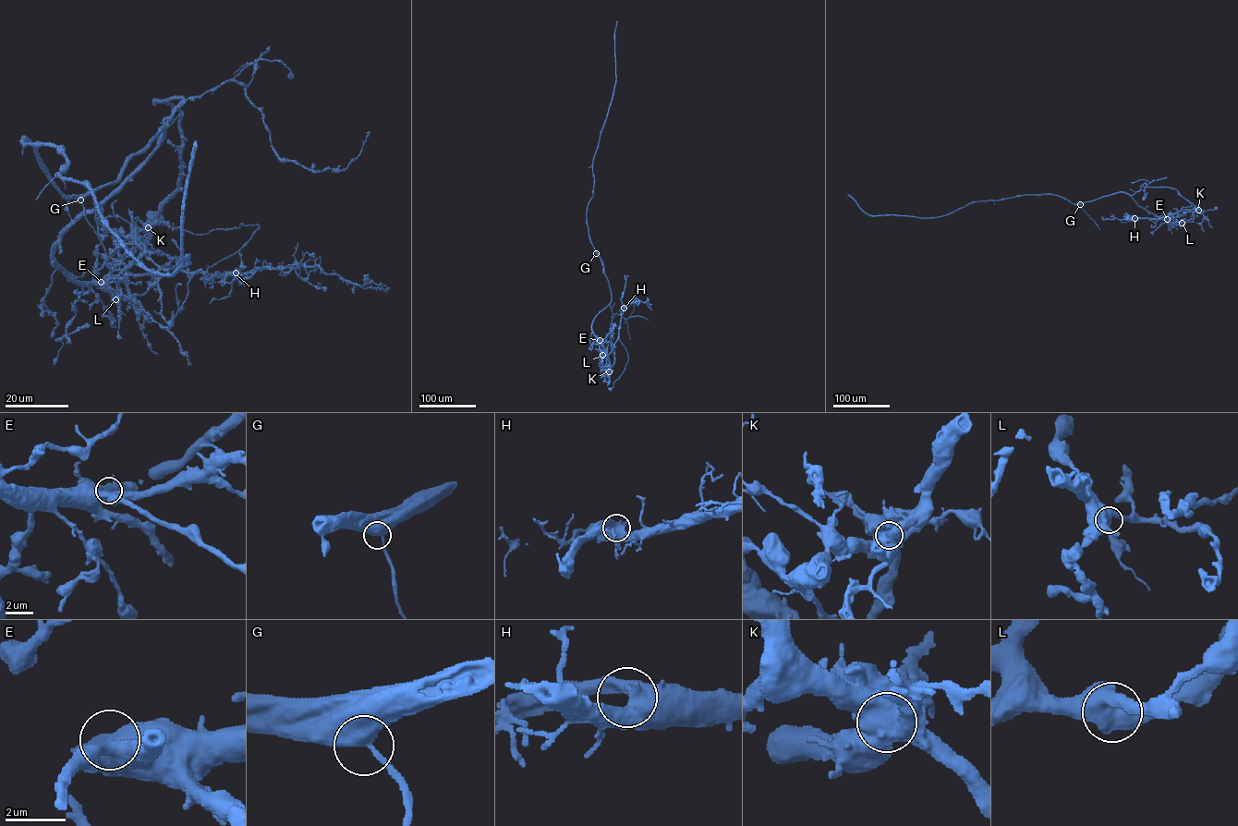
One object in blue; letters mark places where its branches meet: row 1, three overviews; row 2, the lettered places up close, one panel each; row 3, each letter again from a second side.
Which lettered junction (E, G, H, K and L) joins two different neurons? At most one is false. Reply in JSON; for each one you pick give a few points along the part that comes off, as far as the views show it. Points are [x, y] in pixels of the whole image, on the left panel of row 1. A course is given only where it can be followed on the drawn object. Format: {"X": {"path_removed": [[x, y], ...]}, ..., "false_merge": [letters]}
{"K": {"path_removed": [[148, 227], [133, 236], [160, 267], [207, 279], [234, 273], [220, 282], [236, 273], [239, 285], [237, 267]]}, "false_merge": ["K"]}

